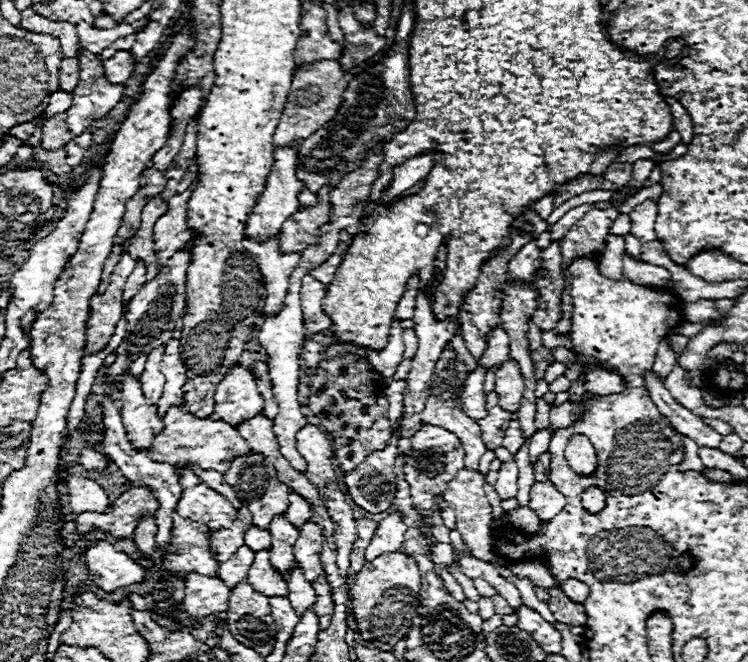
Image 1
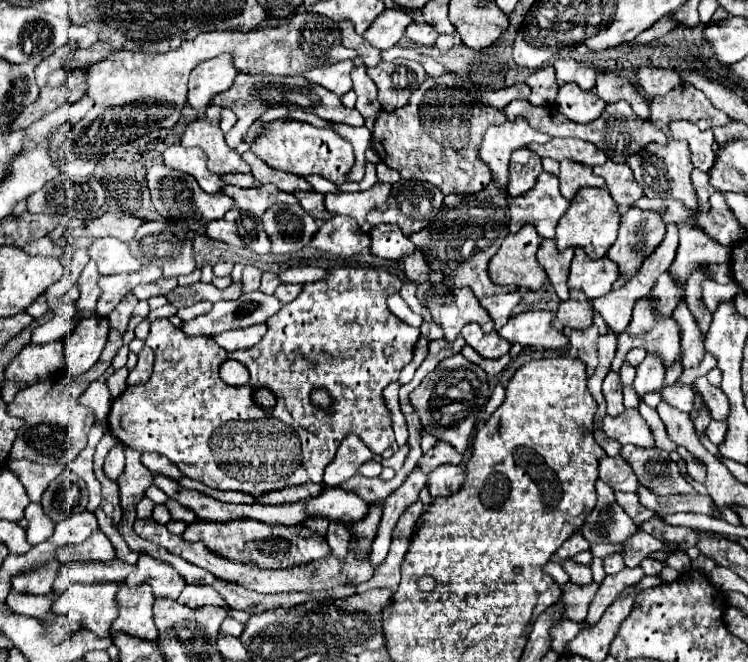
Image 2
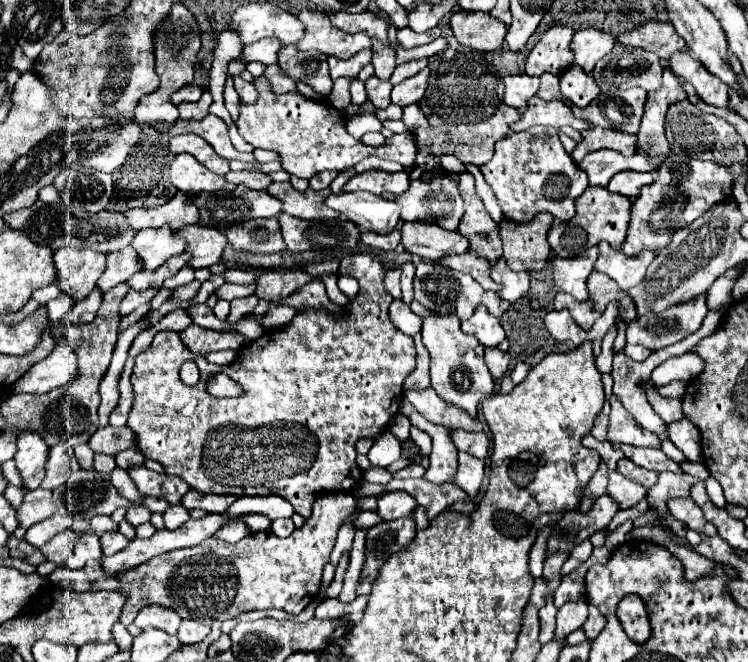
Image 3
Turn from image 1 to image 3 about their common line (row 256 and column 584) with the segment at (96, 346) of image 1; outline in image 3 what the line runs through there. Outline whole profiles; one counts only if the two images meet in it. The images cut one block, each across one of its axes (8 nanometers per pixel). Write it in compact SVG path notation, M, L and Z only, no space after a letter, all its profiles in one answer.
M540 96L530 98L528 110L522 114L522 118L516 124L512 124L512 130L522 132L522 130L536 126L536 124L554 126L558 130L562 126L572 126L578 132L584 132L590 128L590 124L584 120L578 120L572 114L572 108L566 106L562 100L542 100Z

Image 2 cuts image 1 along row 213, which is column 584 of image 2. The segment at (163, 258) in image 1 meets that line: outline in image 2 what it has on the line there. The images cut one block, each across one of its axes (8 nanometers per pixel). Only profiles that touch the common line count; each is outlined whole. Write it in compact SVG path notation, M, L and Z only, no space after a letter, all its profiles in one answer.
M562 160L560 162L560 190L562 196L566 196L566 200L572 200L574 194L584 188L584 186L604 186L604 180L600 176L596 176L592 172L592 168L570 162L570 160Z

